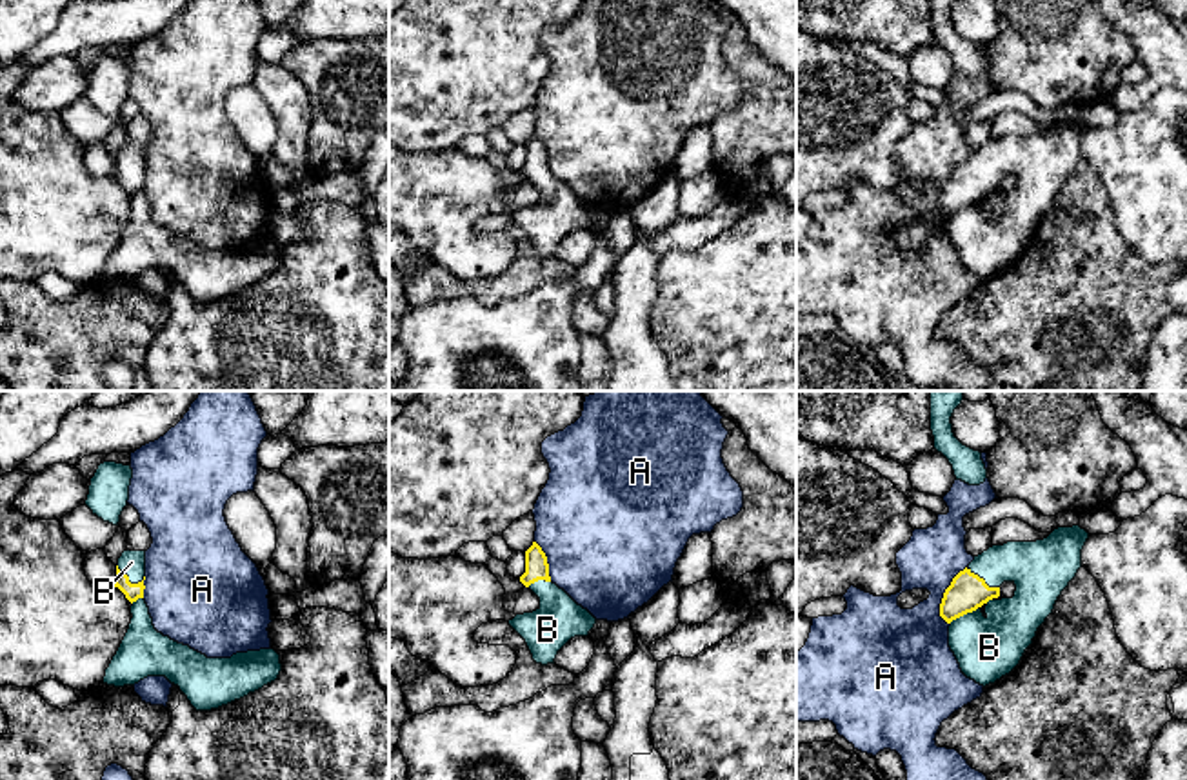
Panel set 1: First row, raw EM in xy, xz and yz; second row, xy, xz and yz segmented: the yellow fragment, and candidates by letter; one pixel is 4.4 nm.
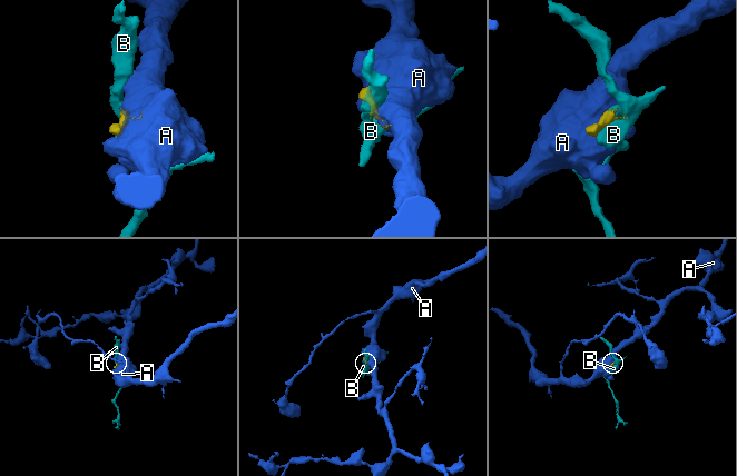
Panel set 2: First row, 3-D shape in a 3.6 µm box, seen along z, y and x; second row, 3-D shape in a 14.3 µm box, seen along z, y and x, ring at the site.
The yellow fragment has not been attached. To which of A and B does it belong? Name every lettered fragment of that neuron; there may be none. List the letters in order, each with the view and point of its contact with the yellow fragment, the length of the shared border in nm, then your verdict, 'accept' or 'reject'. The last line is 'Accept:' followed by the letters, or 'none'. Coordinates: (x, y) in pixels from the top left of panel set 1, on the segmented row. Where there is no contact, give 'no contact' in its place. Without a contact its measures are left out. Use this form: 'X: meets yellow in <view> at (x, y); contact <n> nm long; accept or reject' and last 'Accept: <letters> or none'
A: meets yellow in yz at (944, 595); contact 280 nm long; reject
B: meets yellow in yz at (982, 579); contact 180 nm long; accept
Accept: B

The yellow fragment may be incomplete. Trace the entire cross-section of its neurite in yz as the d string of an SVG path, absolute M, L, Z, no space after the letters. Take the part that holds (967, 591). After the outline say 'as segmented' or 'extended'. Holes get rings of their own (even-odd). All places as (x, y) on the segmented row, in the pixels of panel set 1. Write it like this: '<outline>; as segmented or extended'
M1072 525L1058 527L1043 540L992 545L953 578L940 604L940 616L949 624L949 647L967 678L985 687L1020 664L1038 627L1082 567L1087 538L1085 529ZM1003 582L1016 585L1012 598L998 598Z; extended

